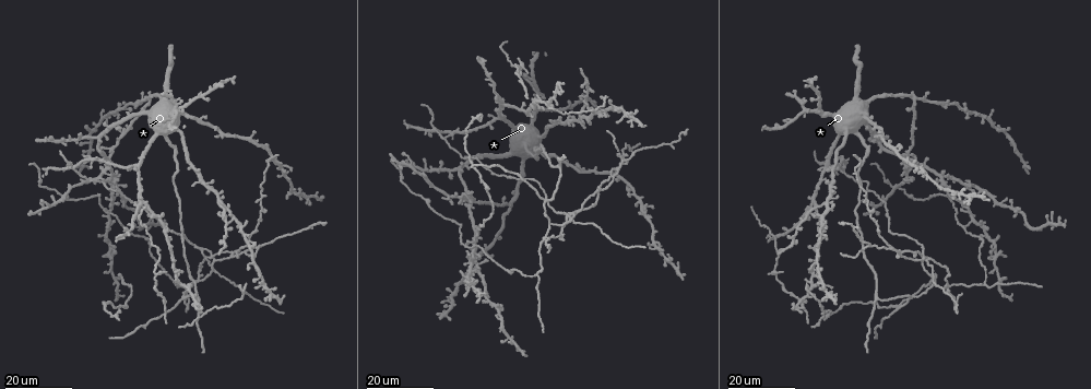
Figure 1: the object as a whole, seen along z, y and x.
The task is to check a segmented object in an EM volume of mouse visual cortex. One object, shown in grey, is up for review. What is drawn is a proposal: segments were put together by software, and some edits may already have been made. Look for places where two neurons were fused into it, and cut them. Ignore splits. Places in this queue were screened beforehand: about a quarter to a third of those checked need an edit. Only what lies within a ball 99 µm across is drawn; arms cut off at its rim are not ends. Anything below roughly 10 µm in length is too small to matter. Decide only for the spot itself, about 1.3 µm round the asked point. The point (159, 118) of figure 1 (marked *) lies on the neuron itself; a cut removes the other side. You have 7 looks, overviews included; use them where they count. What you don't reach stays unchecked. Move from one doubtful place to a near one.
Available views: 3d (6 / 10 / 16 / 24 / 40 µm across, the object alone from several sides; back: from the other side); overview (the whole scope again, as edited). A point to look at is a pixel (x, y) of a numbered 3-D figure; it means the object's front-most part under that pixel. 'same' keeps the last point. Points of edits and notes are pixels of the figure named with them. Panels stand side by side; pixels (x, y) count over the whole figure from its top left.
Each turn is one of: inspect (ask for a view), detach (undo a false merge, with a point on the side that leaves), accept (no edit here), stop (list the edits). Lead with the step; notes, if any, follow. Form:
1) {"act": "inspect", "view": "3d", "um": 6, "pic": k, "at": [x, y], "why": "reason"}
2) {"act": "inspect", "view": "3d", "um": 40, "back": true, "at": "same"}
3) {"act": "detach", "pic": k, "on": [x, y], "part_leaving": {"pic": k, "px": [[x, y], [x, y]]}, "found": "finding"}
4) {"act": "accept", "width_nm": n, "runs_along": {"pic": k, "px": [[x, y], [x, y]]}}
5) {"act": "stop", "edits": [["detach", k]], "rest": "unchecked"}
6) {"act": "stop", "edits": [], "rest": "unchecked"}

{"act": "inspect", "view": "3d", "um": 16, "pic": 1, "at": [74, 166], "why": "four or more arms meet"}

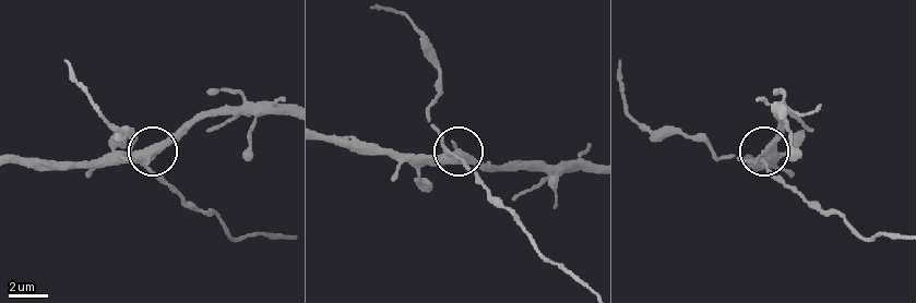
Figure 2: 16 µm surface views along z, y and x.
{"act": "inspect", "view": "3d", "um": 10, "pic": 2, "at": [449, 149]}

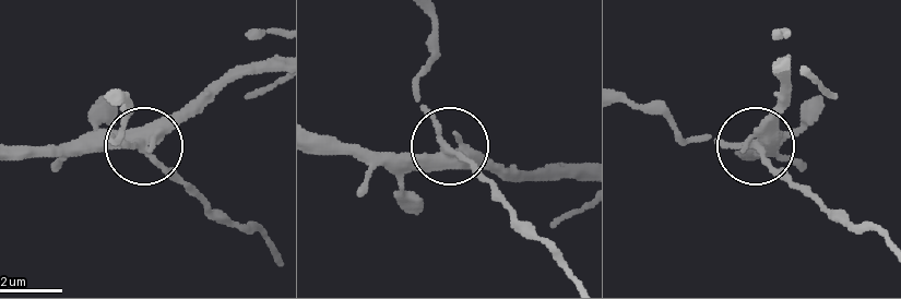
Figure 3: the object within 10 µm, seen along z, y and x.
{"act": "accept", "width_nm": 330, "runs_along": {"pic": 3, "px": [[780, 68], [780, 115], [763, 138], [724, 146], [696, 138]]}, "found": "all the same neuron"}

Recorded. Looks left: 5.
{"act": "inspect", "view": "3d", "um": 16, "pic": 1, "at": [548, 224], "why": "three arms meet"}

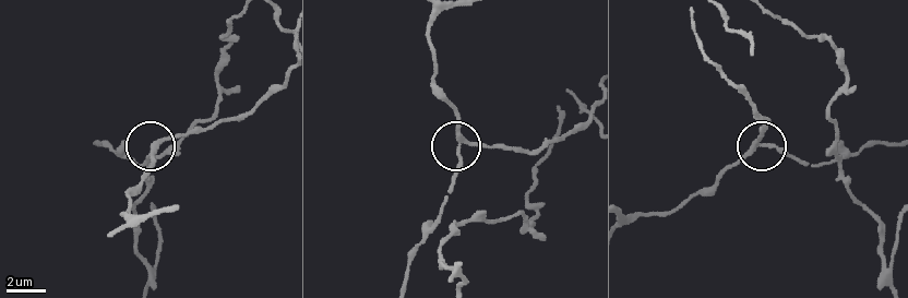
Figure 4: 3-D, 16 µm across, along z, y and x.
{"act": "inspect", "view": "3d", "um": 10, "pic": 4, "at": [152, 143]}

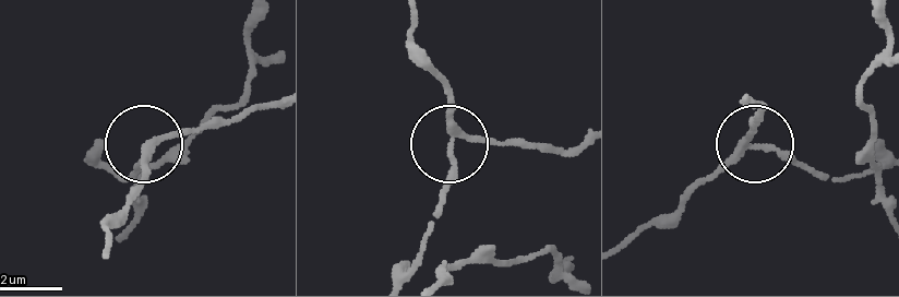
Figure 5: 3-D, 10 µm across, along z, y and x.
{"act": "accept", "arms": 3, "found": "continuous, no second neuron"}

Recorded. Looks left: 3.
{"act": "inspect", "view": "3d", "um": 24, "pic": 1, "at": [623, 163], "why": "three arms meet"}

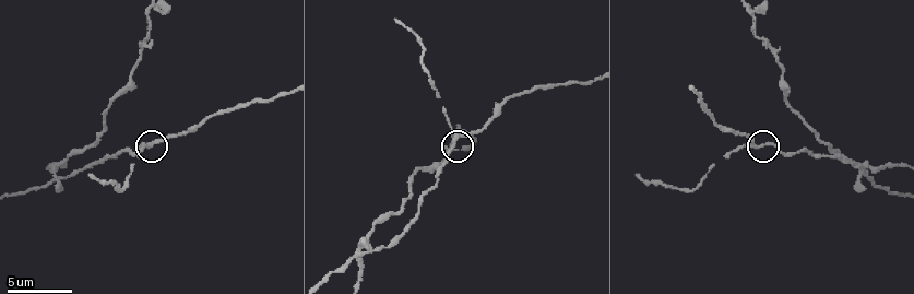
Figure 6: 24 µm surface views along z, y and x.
{"act": "inspect", "view": "3d", "um": 10, "pic": 6, "at": [760, 144]}

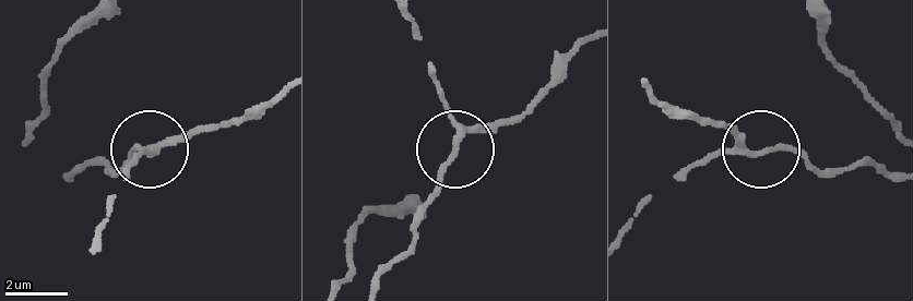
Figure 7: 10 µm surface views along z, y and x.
{"act": "accept", "arms": 3, "runs_along": {"pic": 7, "px": [[376, 283], [410, 243], [459, 142], [506, 123], [526, 106]]}, "found": "one neuron here"}

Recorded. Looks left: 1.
{"act": "stop", "edits": [], "rest": "unchecked"}

